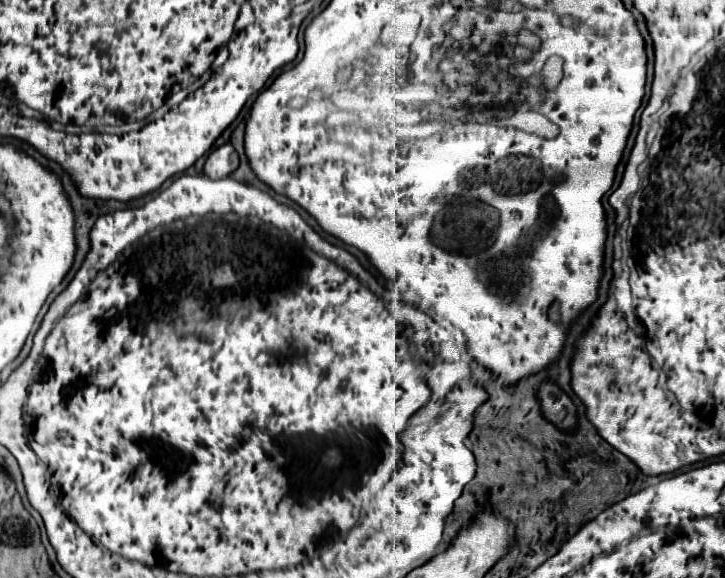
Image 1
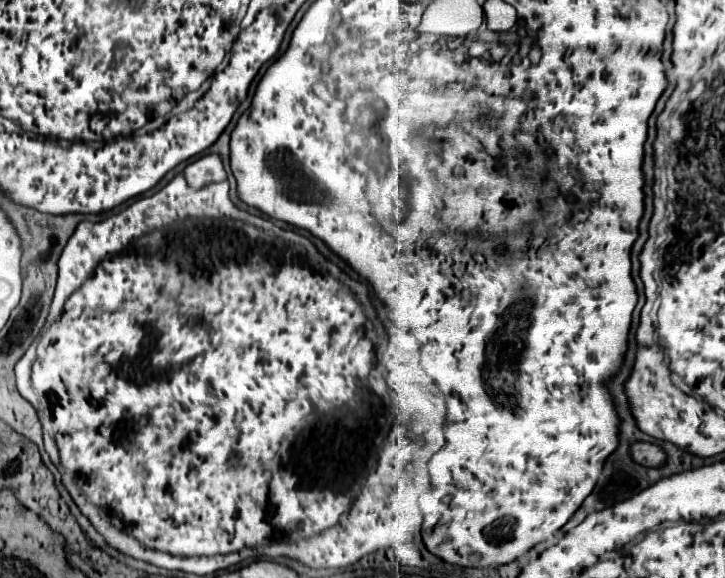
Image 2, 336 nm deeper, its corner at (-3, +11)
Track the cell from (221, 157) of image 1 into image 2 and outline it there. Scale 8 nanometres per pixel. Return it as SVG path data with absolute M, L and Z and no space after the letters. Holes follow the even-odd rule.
M216 153L202 155L194 163L190 163L184 169L184 175L186 175L190 187L200 187L200 185L206 185L206 183L214 183L214 181L224 181L226 179L226 171L224 171L222 159Z

